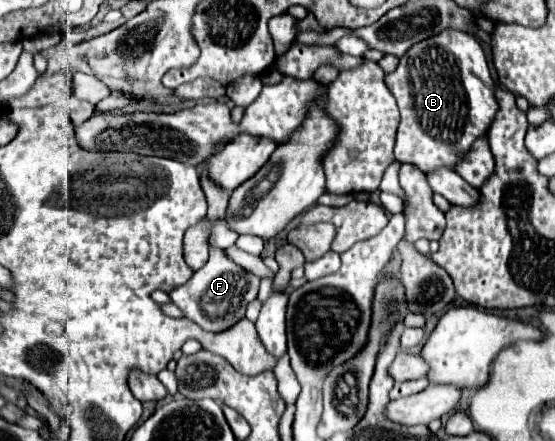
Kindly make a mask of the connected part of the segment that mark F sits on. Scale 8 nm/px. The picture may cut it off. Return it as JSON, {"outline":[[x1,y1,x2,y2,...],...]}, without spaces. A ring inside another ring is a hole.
{"outline":[[209,247,209,258,206,266,202,266,198,272,192,274,188,282,182,286,176,286,168,296,172,304,176,304,186,318,202,326,210,332,222,332,234,326,240,318,244,318,248,302,252,302,258,294,258,278,238,264,234,264,222,250]]}

